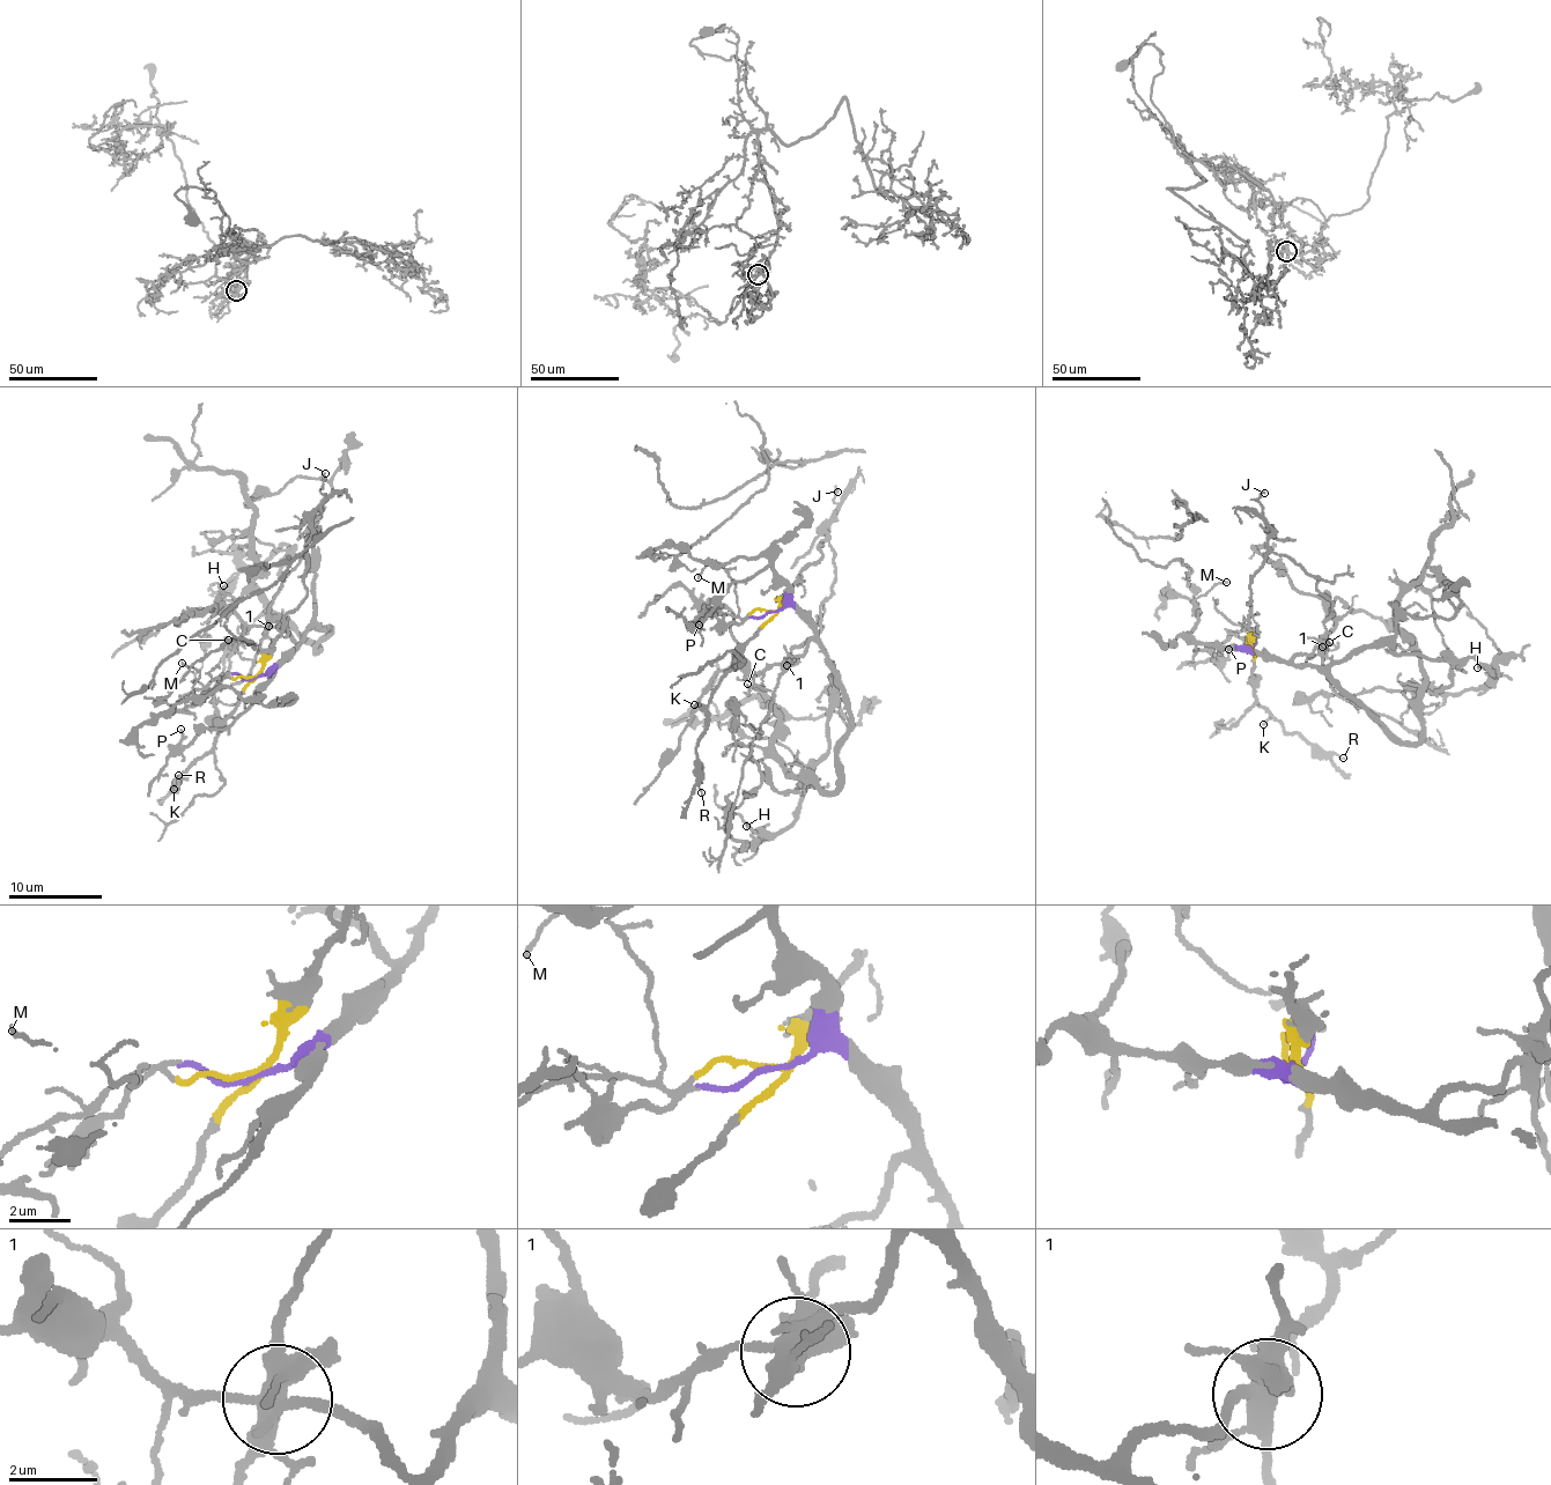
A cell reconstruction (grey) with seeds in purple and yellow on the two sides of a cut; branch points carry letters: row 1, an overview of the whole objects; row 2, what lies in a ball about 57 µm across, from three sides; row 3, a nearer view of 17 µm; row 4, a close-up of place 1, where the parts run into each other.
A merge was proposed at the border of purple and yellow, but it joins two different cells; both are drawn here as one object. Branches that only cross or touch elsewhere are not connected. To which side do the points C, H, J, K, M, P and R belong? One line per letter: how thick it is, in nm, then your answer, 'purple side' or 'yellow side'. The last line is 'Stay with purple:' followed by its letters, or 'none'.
C: 80 nm thick; yellow side
H: 140 nm thick; purple side
J: 120 nm thick; yellow side
K: 100 nm thick; yellow side
M: 130 nm thick; purple side
P: 90 nm thick; purple side
R: 120 nm thick; yellow side
Stay with purple: H, M, P

